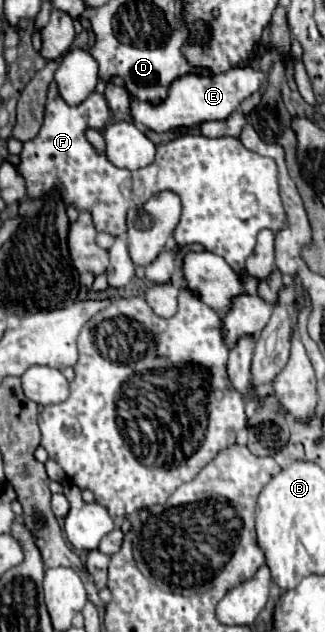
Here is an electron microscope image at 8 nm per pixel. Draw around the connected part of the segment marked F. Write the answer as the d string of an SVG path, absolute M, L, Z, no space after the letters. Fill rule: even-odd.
M53 82L51 88L49 88L47 106L45 106L45 122L43 122L39 134L37 134L33 140L29 140L29 142L23 144L23 150L21 150L21 154L19 154L19 156L21 156L21 164L17 166L17 172L19 172L19 174L23 176L23 180L25 180L27 198L29 198L29 200L31 200L31 198L41 198L43 192L57 190L57 192L61 194L61 200L63 200L65 208L73 206L77 212L87 210L87 212L91 214L93 222L95 222L95 230L97 230L97 232L107 230L107 234L119 238L119 236L127 234L127 222L125 222L125 218L127 218L127 212L129 212L131 208L139 208L143 202L147 202L147 200L149 200L153 194L157 194L157 192L171 190L171 192L179 194L179 196L181 196L181 202L183 202L182 215L174 230L176 244L179 244L179 246L201 244L201 246L205 246L209 252L219 254L221 258L225 258L225 262L227 262L235 272L241 272L241 270L245 268L245 260L247 260L247 256L251 254L251 250L255 248L255 240L257 240L259 230L269 228L269 230L273 230L273 232L279 232L279 230L285 230L285 228L287 228L287 214L285 214L285 210L283 210L283 204L281 204L281 198L279 198L277 180L275 180L275 176L277 176L277 166L275 166L275 162L273 162L271 158L265 158L265 156L259 156L259 154L255 154L255 152L249 152L249 150L247 150L239 140L235 140L235 138L215 138L215 140L213 140L213 138L207 138L207 136L189 136L189 134L187 134L187 136L179 136L179 138L175 138L175 140L171 140L171 142L167 142L167 144L159 144L159 146L157 146L157 156L155 156L155 162L153 162L153 164L149 164L149 166L145 166L145 168L141 168L141 170L135 170L135 172L131 172L131 170L119 170L119 168L115 168L105 156L99 156L99 154L93 150L93 146L89 144L89 140L85 138L85 132L87 132L87 130L91 130L91 128L107 128L107 122L109 122L109 108L107 108L105 98L103 98L101 94L93 92L93 94L91 94L85 102L81 102L79 106L67 106L67 104L63 102L63 98L59 96L57 86L55 86L55 82Z

